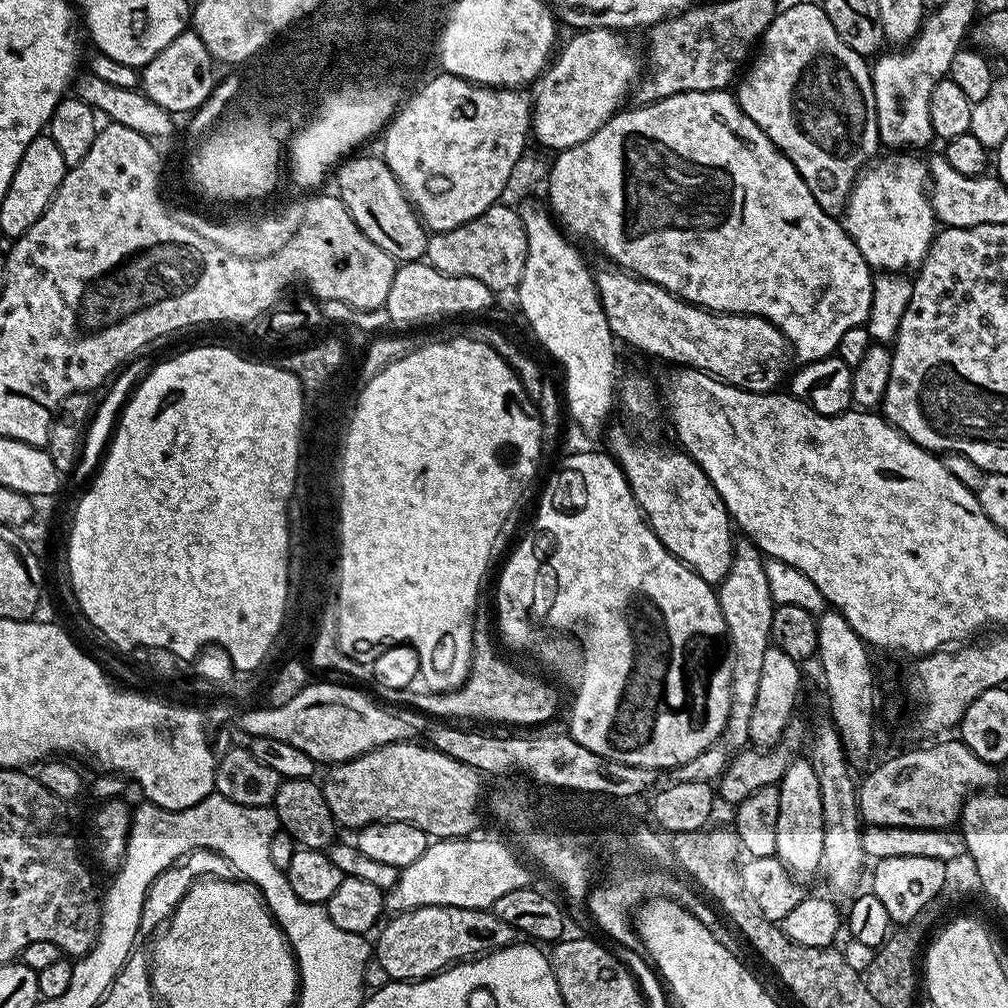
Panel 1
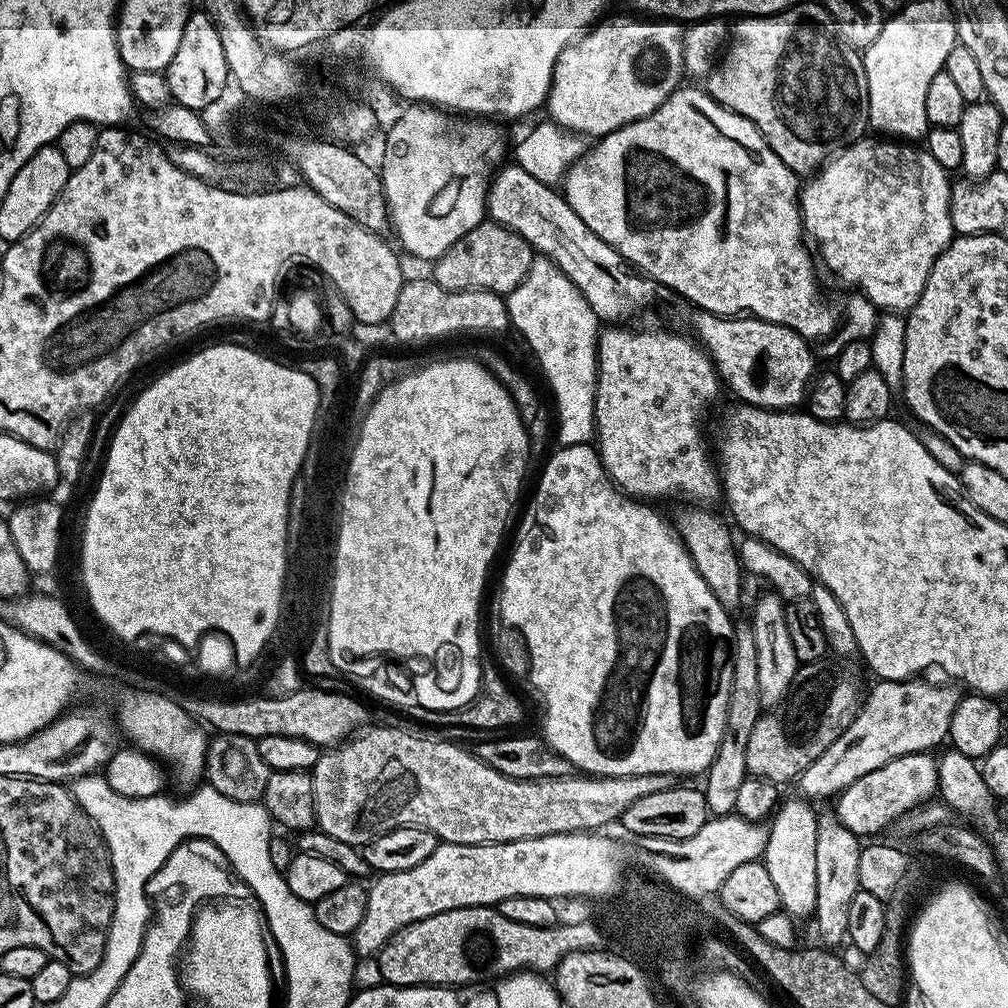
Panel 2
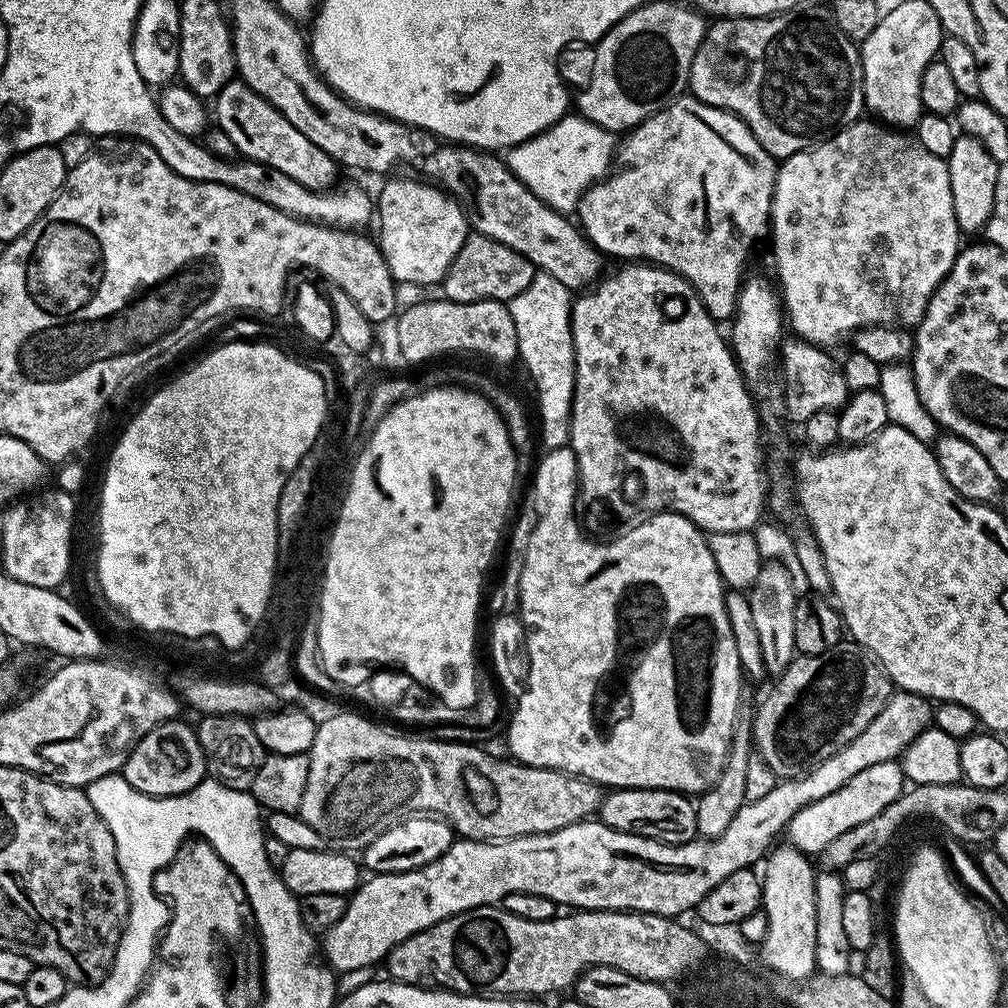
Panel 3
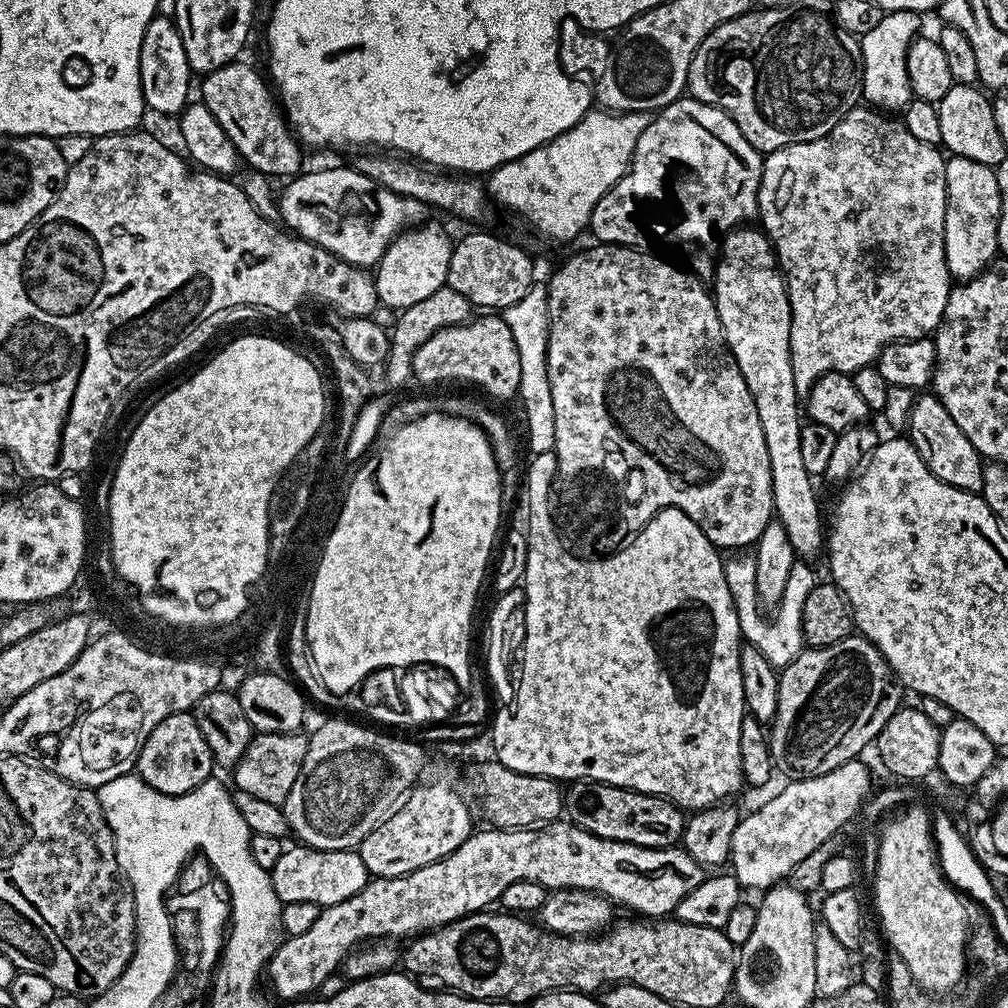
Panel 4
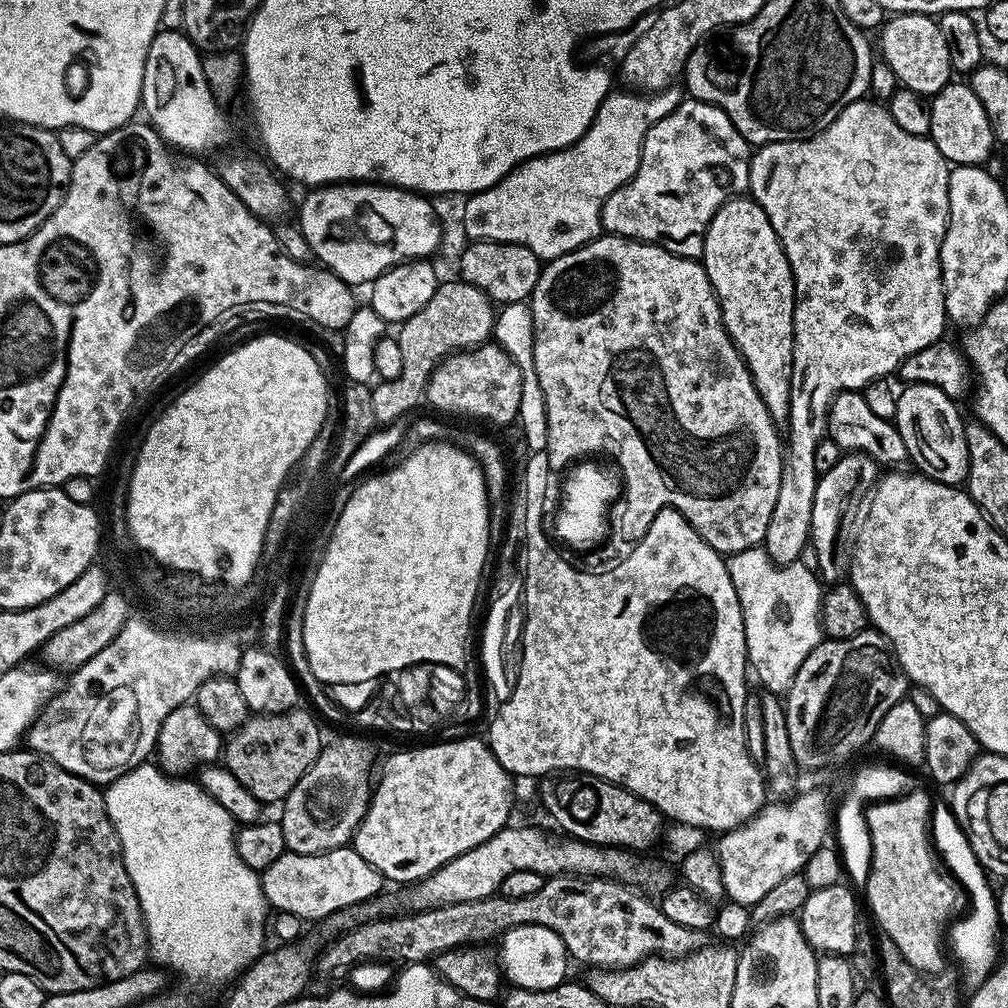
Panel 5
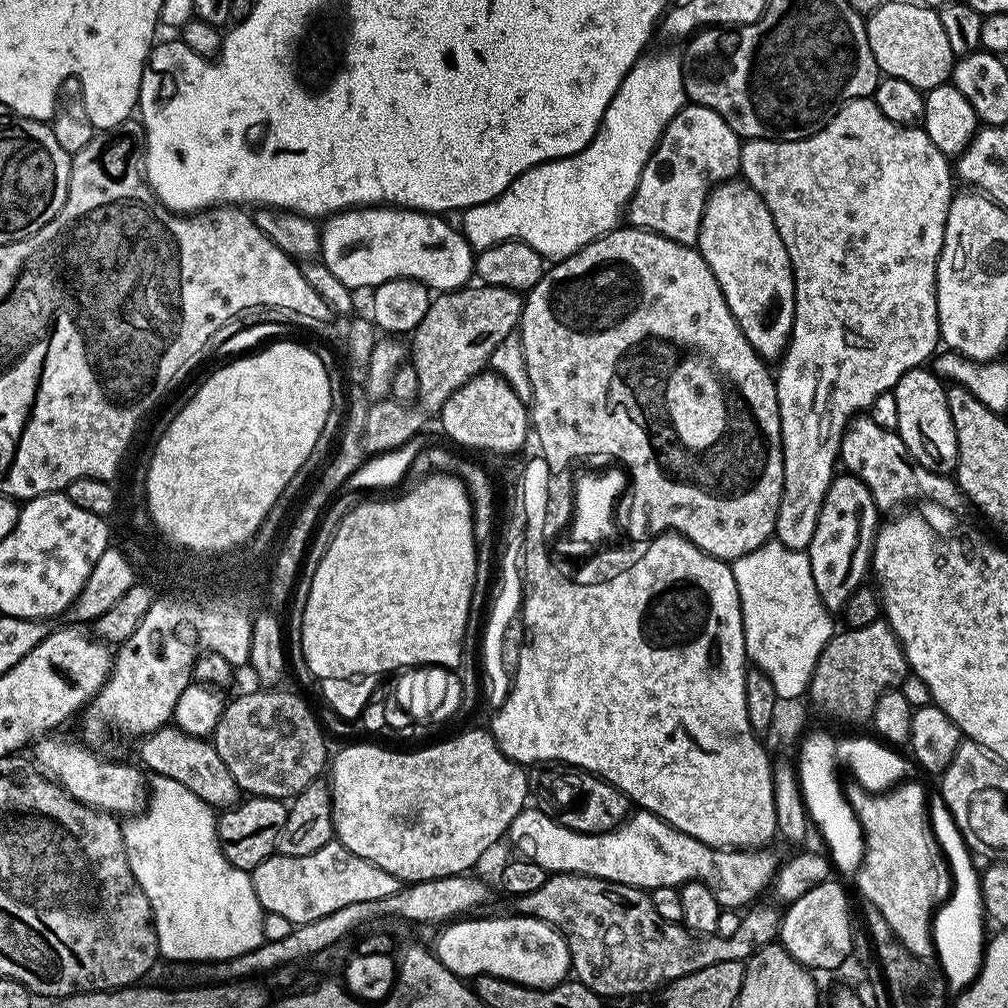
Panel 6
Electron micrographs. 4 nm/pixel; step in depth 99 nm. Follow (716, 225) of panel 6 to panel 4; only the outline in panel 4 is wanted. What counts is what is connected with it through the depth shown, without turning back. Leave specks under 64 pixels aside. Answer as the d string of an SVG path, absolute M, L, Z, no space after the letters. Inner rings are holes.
M737 226L723 237L722 243L718 248L718 259L714 265L714 299L718 318L722 322L724 337L728 343L728 349L732 351L734 362L738 362L738 370L742 378L746 378L746 390L750 390L750 398L754 398L754 406L758 409L758 422L762 422L762 434L766 438L766 455L770 457L770 482L772 483L772 506L775 519L786 530L786 538L790 538L790 546L794 546L797 557L804 562L815 561L815 556L825 551L826 548L826 516L820 513L820 500L816 497L814 477L806 470L802 459L801 439L802 439L802 396L794 386L794 370L792 369L792 355L790 354L790 322L792 321L792 311L788 301L788 285L784 282L784 273L778 267L776 252L772 249L772 241L759 227L756 226Z

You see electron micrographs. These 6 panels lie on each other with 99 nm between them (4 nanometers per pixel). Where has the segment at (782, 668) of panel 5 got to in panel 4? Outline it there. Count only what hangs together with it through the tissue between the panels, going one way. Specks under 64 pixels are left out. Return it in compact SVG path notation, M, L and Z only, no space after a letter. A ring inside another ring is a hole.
M736 554L731 561L725 563L724 573L726 574L726 586L730 590L730 598L734 602L734 610L738 614L738 626L740 635L747 643L752 644L770 662L773 668L783 670L798 654L803 652L806 645L802 634L802 605L810 590L818 583L818 576L812 573L813 565L808 562L797 562L790 570L790 582L786 582L786 594L782 596L779 604L774 609L774 620L767 620L765 609L760 602L760 595L756 589L754 570L756 561L751 555Z

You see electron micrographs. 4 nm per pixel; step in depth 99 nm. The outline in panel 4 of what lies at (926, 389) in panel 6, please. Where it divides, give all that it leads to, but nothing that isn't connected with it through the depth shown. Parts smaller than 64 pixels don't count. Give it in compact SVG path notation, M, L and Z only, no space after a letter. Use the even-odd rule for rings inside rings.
M920 394L913 399L912 413L906 425L906 432L913 446L918 450L922 462L926 462L928 469L939 480L963 492L980 493L985 461L970 442L970 438L966 438L962 430L958 430L958 422L950 418L946 406L942 406L936 395Z

